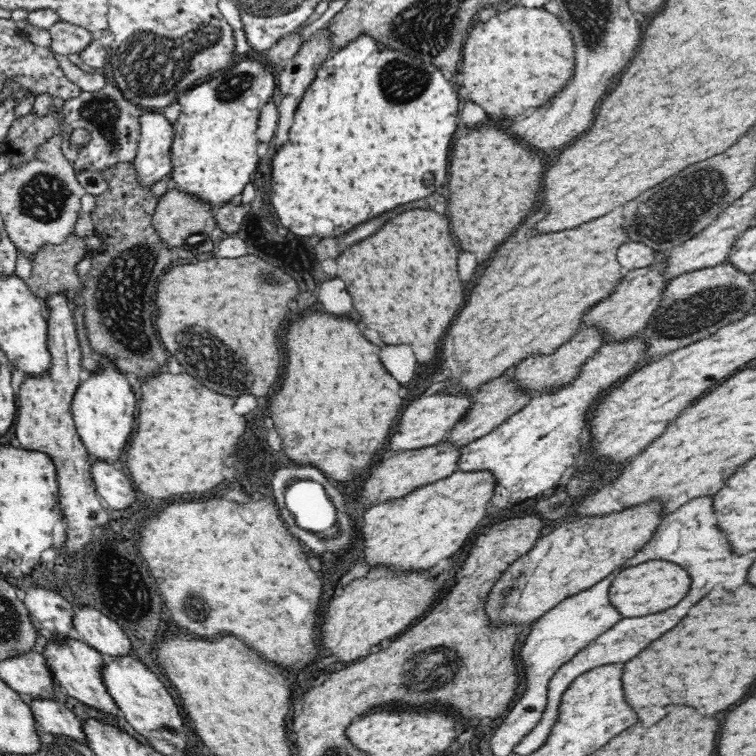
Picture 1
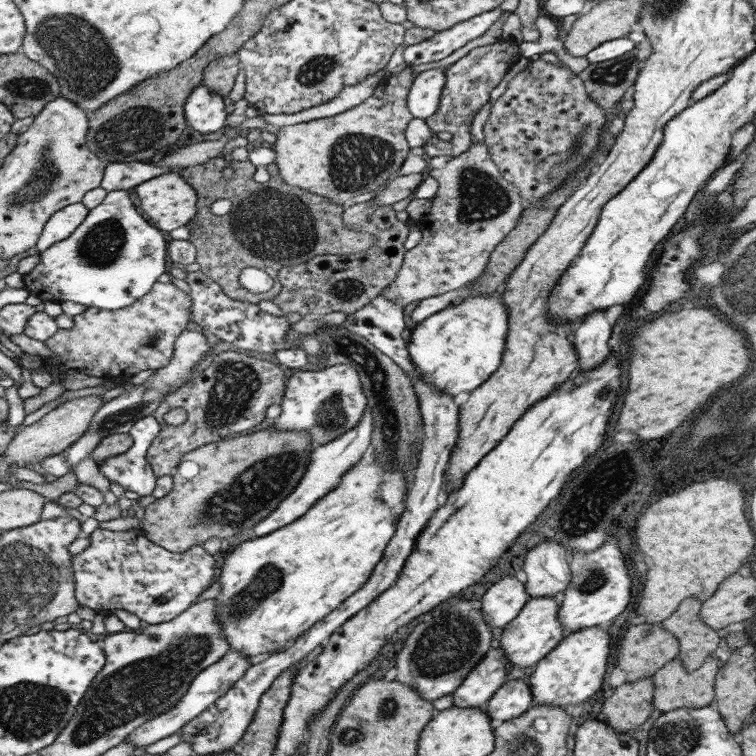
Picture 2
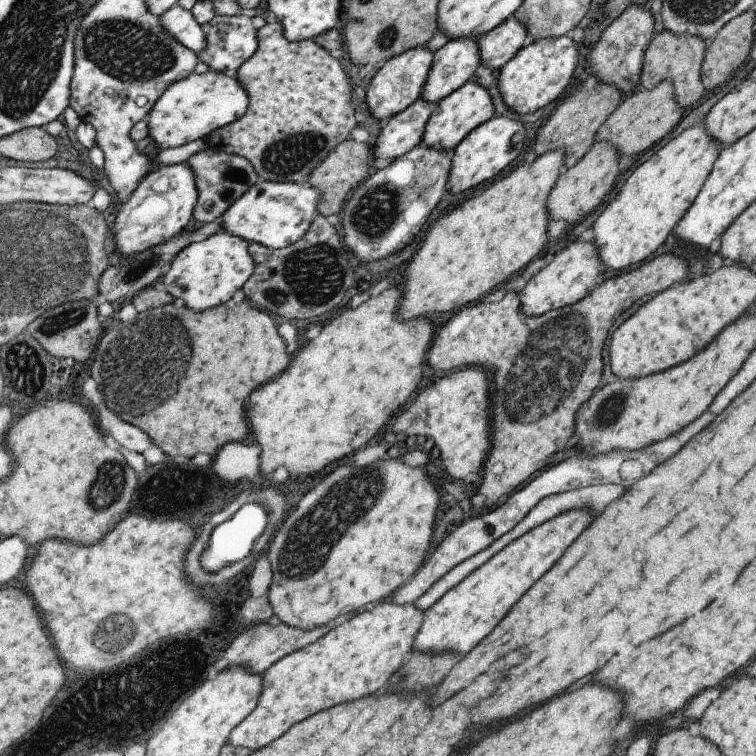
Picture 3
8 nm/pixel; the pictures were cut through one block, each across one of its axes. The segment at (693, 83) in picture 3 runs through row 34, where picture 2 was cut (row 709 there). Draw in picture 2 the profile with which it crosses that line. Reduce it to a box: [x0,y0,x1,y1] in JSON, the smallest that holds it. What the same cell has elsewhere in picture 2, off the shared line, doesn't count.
[649,655,717,713]

